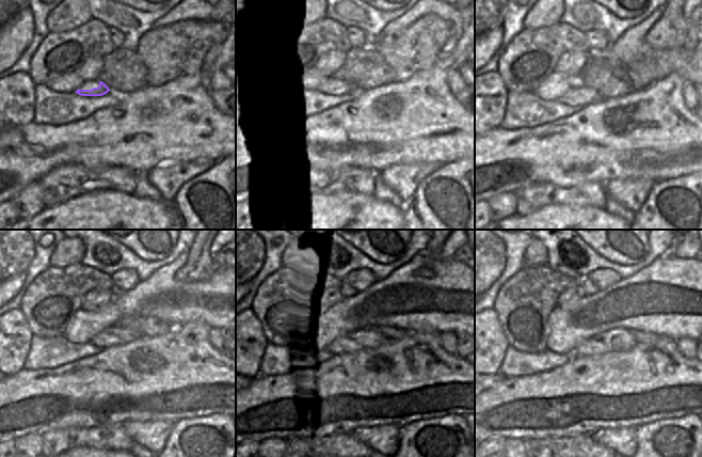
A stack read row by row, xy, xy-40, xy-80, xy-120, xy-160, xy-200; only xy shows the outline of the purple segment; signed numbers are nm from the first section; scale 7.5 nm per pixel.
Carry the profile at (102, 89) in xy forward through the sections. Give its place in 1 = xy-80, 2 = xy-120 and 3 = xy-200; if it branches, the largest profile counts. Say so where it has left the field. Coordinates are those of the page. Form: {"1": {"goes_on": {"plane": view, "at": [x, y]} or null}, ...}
{"1": {"goes_on": {"plane": "xy-80", "at": [583, 96]}}, "2": {"goes_on": {"plane": "xy-120", "at": [114, 335]}}, "3": {"goes_on": {"plane": "xy-200", "at": [615, 340]}}}

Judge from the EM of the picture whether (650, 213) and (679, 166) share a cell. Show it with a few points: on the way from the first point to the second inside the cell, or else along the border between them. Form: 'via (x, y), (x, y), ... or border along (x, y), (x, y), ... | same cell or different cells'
border along (690, 173), (654, 182) | different cells

